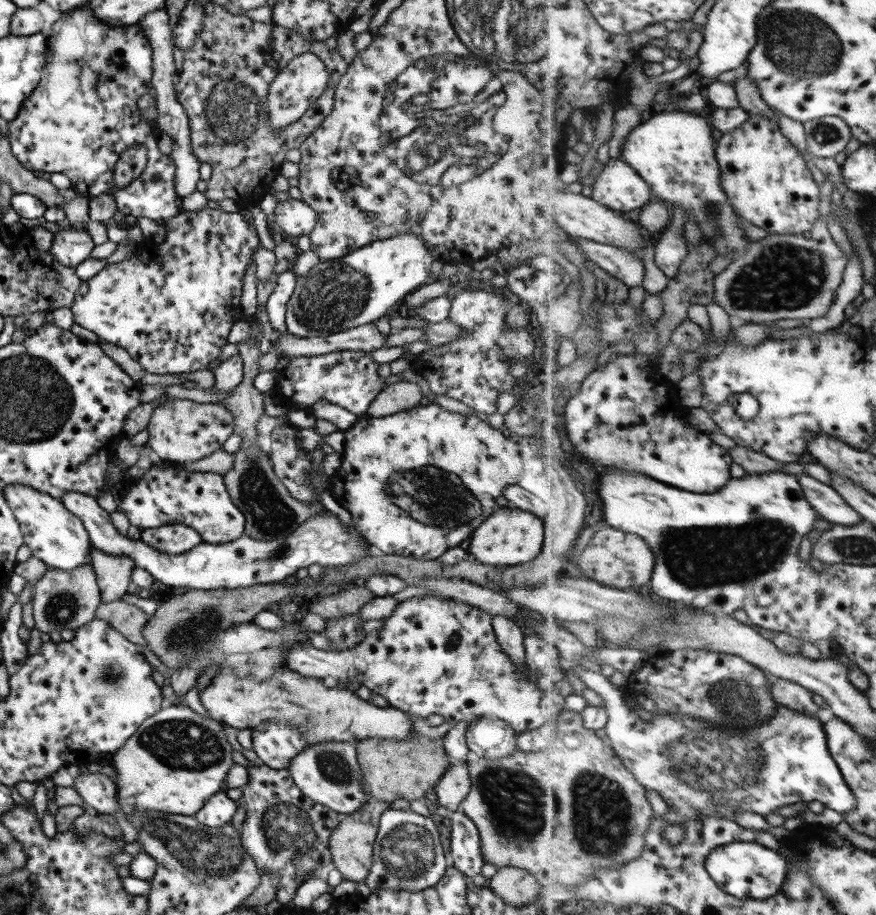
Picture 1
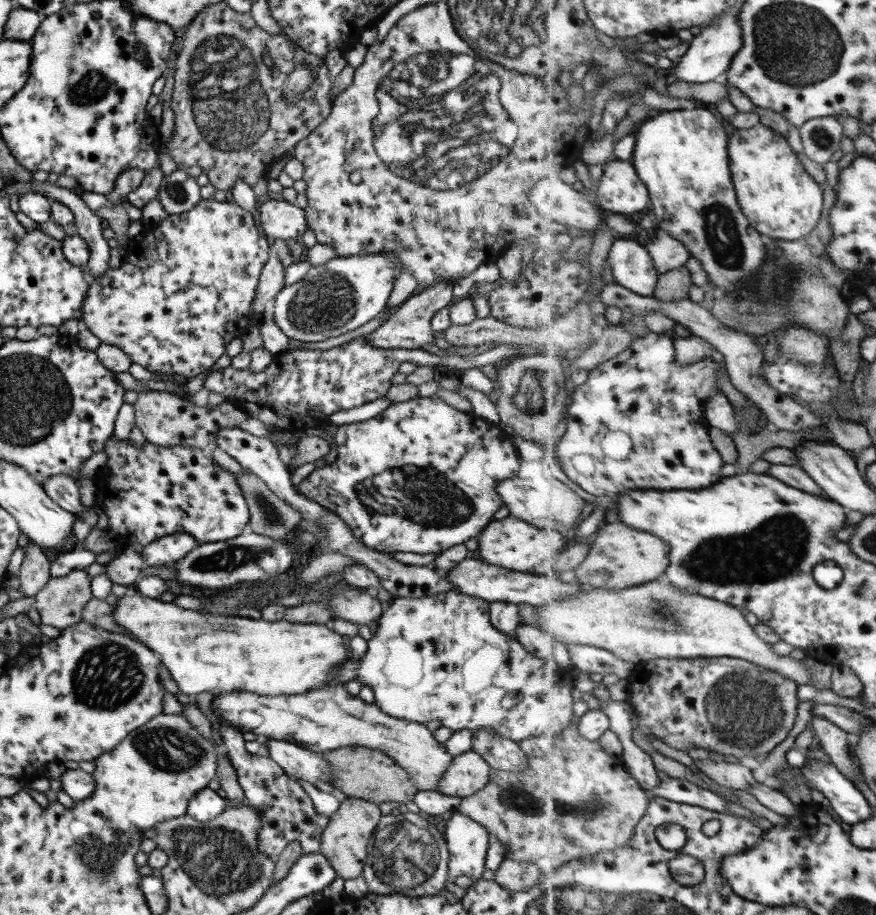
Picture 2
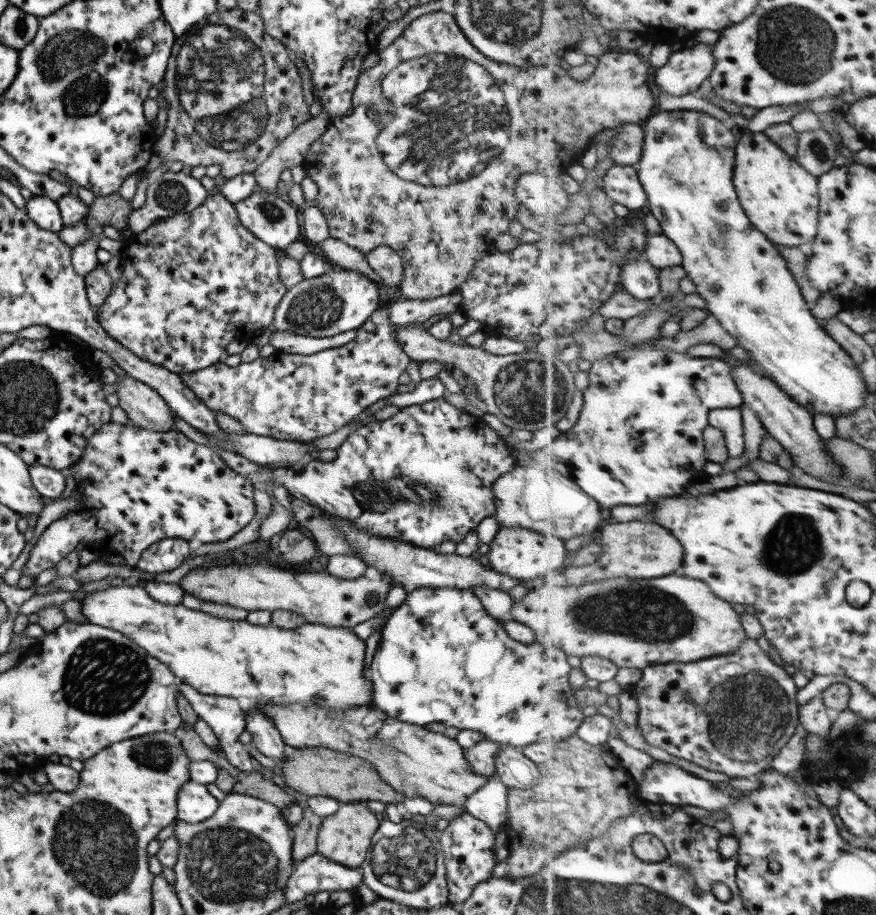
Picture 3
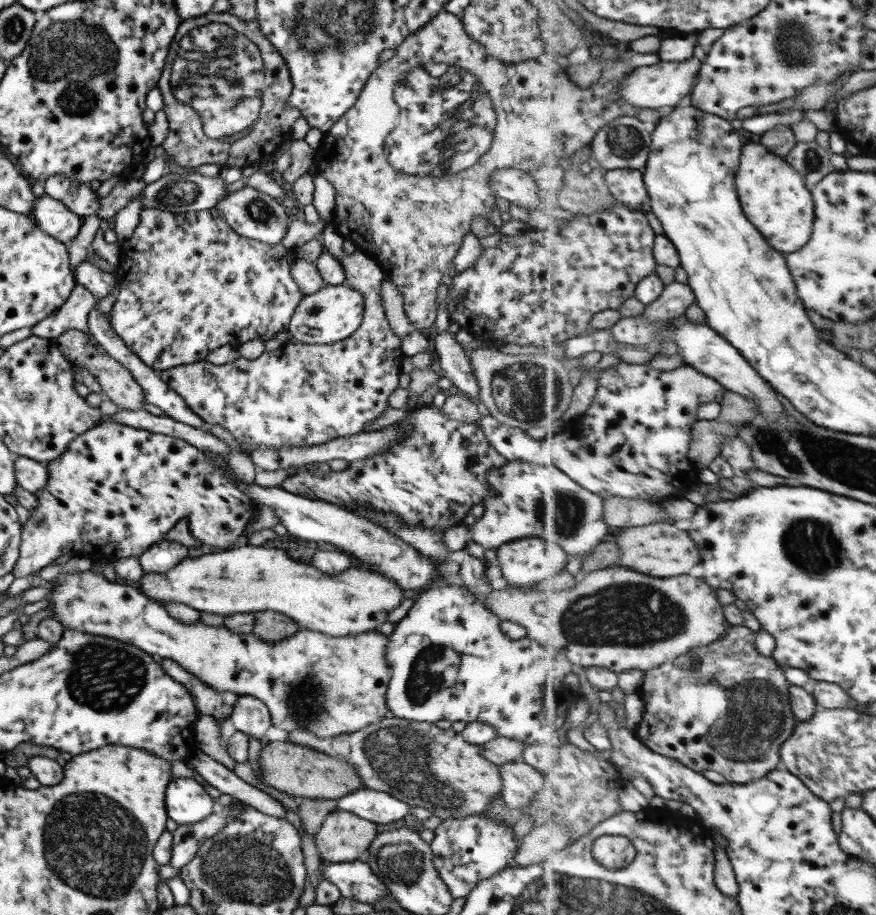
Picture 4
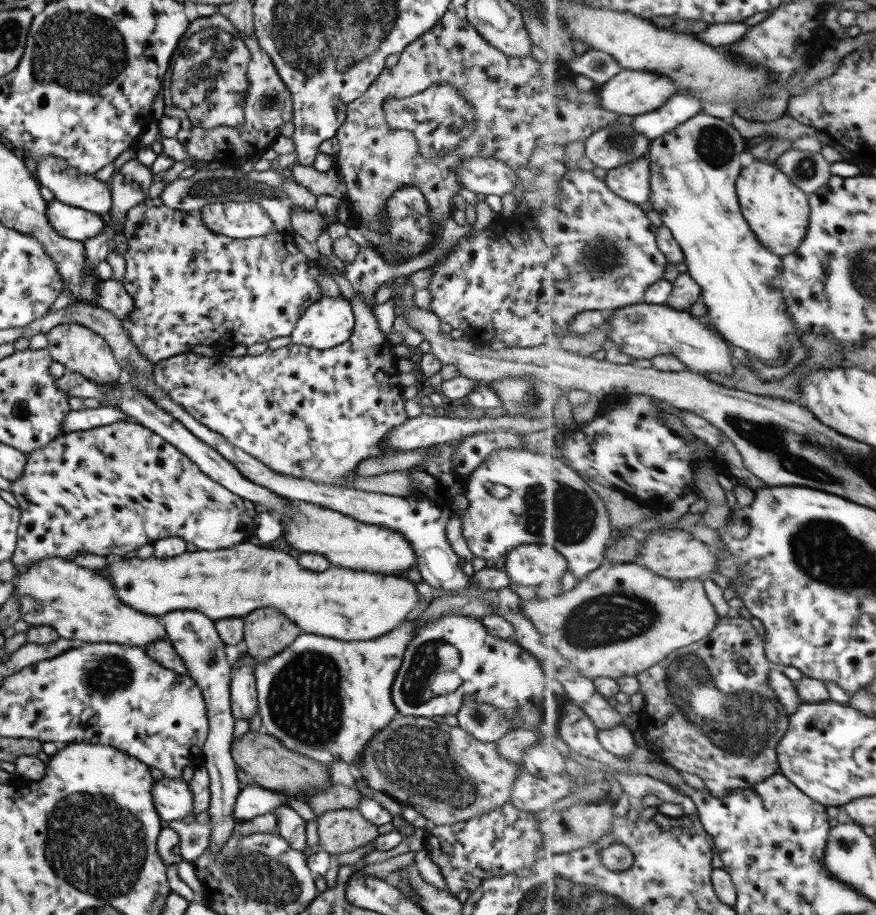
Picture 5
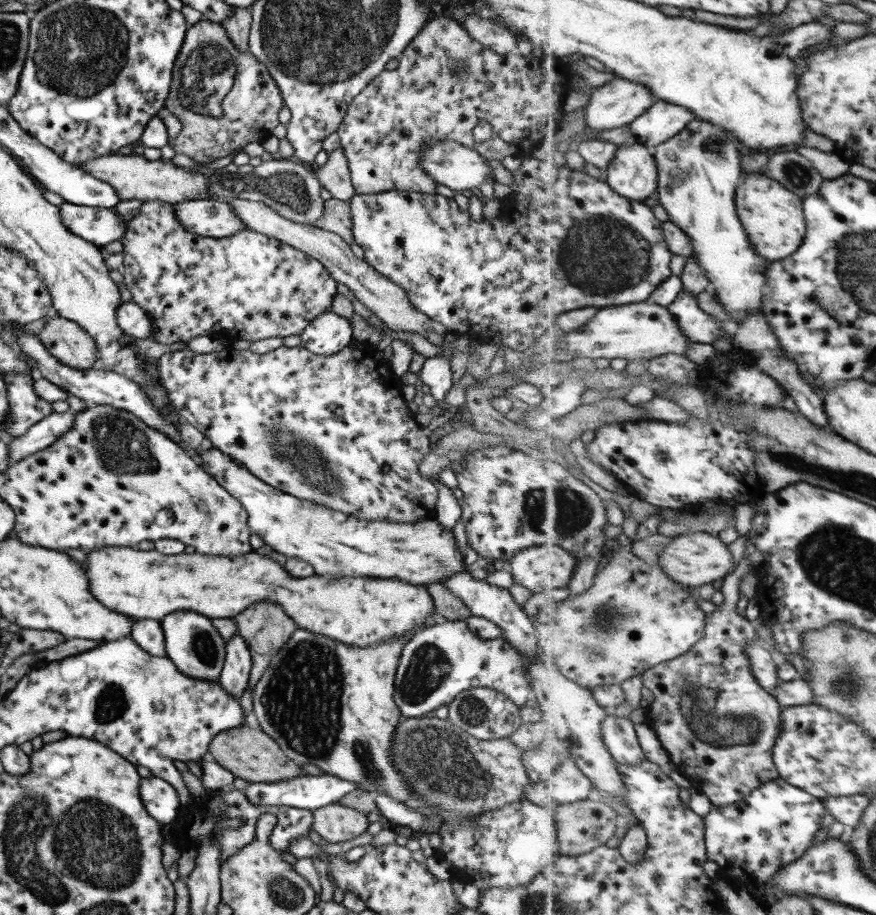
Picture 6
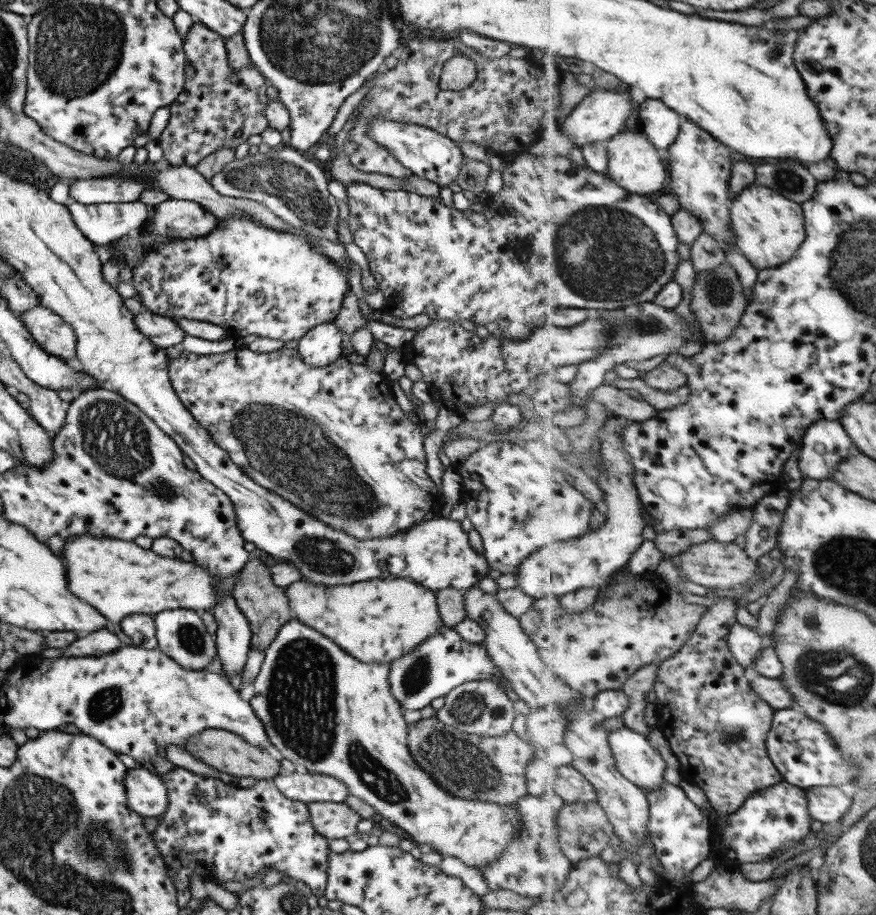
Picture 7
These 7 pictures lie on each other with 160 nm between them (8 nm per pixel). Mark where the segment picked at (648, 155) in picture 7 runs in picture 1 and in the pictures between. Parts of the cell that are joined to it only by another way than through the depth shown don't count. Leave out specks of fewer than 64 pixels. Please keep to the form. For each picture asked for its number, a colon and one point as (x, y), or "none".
1: (620, 186)
2: (621, 190)
3: (622, 183)
4: (628, 185)
5: (633, 181)
6: (634, 173)

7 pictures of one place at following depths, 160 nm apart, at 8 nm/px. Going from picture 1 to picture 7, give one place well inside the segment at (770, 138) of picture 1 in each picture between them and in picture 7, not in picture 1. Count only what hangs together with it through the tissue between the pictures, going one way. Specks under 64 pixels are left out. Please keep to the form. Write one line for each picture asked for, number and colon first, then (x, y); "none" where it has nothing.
2: (783, 201)
3: (783, 199)
4: (776, 197)
5: (778, 211)
6: (774, 216)
7: (770, 228)

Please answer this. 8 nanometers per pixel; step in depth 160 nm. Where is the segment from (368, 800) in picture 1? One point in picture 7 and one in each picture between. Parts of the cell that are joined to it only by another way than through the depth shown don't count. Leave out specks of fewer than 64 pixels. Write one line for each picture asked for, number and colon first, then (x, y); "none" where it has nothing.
2: (344, 842)
3: (344, 837)
4: (342, 837)
5: (343, 830)
6: (334, 823)
7: (332, 821)

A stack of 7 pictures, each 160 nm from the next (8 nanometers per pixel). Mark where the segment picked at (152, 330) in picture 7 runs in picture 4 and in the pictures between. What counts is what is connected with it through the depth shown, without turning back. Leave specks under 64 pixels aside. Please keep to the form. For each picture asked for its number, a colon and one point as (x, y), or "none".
4: (98, 283)
5: (111, 295)
6: (130, 318)

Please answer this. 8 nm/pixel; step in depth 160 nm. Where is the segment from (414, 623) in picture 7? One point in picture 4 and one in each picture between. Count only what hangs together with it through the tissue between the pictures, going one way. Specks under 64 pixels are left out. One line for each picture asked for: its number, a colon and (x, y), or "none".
4: (248, 579)
5: (341, 603)
6: (361, 611)

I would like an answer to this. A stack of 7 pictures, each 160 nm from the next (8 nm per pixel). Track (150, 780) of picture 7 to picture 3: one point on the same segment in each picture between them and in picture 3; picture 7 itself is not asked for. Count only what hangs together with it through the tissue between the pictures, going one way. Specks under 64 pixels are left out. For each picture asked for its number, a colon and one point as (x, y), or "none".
3: (194, 803)
4: (186, 802)
5: (172, 799)
6: (159, 799)

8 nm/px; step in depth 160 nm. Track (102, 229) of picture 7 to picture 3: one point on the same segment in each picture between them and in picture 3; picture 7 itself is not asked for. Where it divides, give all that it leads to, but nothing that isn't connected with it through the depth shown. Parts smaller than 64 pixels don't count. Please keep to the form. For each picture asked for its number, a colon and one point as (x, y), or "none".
3: (43, 211)
4: (51, 216)
5: (74, 223)
6: (98, 225)

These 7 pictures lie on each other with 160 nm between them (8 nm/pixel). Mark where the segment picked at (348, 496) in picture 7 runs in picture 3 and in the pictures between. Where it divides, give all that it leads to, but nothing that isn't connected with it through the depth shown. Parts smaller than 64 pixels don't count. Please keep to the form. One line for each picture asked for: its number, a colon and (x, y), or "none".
3: (289, 397)
4: (300, 394)
5: (303, 413)
6: (335, 429)

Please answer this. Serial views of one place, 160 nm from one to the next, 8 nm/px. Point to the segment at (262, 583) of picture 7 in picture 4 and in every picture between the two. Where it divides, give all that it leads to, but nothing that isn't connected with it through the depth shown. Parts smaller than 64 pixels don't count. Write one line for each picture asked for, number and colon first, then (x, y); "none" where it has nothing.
4: (270, 626)
5: (265, 631)
6: (264, 627)

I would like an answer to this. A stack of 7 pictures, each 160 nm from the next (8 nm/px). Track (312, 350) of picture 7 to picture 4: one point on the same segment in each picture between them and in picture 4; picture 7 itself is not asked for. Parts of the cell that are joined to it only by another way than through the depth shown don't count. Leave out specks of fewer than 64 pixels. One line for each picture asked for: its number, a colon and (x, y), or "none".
4: (333, 313)
5: (327, 323)
6: (328, 333)

